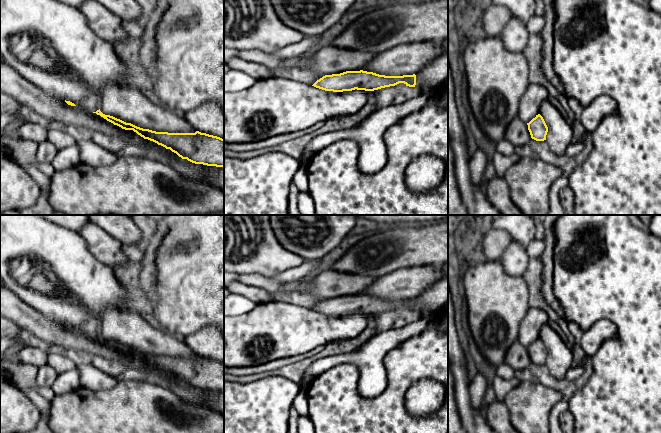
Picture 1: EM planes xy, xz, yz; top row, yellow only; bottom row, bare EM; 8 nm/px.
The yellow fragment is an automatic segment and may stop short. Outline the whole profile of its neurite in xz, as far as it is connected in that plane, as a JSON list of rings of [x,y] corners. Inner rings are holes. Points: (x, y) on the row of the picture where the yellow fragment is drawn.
[[[320,46],[308,57],[311,69],[324,76],[312,86],[333,92],[352,90],[374,91],[404,83],[415,87],[416,75],[385,76],[364,71],[363,68],[375,58],[375,52],[362,52],[334,46]]]

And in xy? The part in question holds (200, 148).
[[[0,63],[0,91],[14,97],[22,107],[40,121],[61,121],[67,124],[85,126],[105,134],[117,136],[127,144],[142,147],[154,147],[161,152],[166,151],[175,160],[183,163],[203,164],[207,166],[207,177],[210,183],[224,190],[224,139],[201,133],[168,133],[156,132],[126,123],[110,115],[103,114],[100,109],[89,112],[74,103],[52,96],[22,77],[15,69],[6,63]]]

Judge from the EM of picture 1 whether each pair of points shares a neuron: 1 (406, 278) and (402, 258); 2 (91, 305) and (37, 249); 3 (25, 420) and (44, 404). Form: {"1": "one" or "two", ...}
{"1": "two", "2": "one", "3": "two"}

